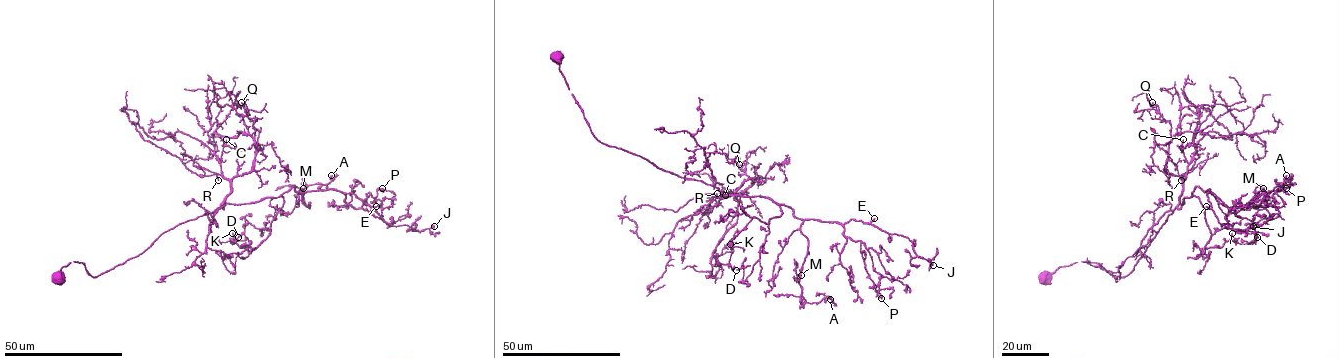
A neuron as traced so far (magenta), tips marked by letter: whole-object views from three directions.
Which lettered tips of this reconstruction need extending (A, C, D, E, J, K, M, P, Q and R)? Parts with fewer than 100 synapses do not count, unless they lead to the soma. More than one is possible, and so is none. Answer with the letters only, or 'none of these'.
E

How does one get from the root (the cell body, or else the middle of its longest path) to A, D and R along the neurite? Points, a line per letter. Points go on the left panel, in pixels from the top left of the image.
A: (59, 277), (73, 261), (97, 277), (225, 203), (294, 186), (309, 208), (300, 192), (331, 175)
D: (59, 277), (73, 261), (97, 277), (221, 205), (281, 196), (270, 234), (244, 218), (238, 237)
R: (59, 277), (73, 261), (97, 277), (167, 231), (214, 212), (231, 190), (227, 179), (217, 174), (218, 180)

